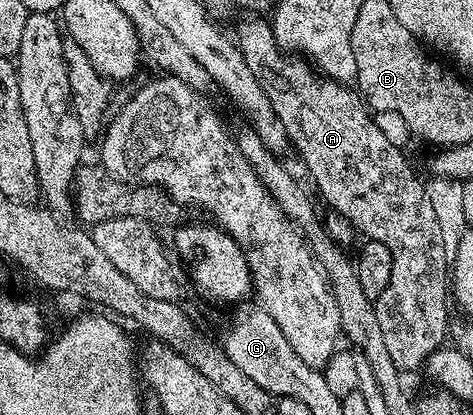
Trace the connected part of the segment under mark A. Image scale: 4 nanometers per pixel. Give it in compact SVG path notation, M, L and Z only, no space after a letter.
M248 16L234 30L234 41L250 72L254 72L256 79L263 84L289 143L300 149L300 158L309 176L316 181L316 190L324 197L325 204L334 213L352 222L353 228L361 230L365 239L378 240L390 248L390 257L394 260L390 284L386 284L386 292L382 292L374 303L378 325L382 328L386 352L390 352L390 360L394 360L396 367L402 372L416 370L419 366L421 369L430 355L445 345L448 302L450 306L450 256L442 244L442 232L438 232L438 220L434 220L434 208L430 208L425 183L412 175L412 166L404 159L405 151L386 140L375 117L366 109L363 97L349 85L321 76L299 57L286 56L285 51L276 44L271 25L263 17Z

